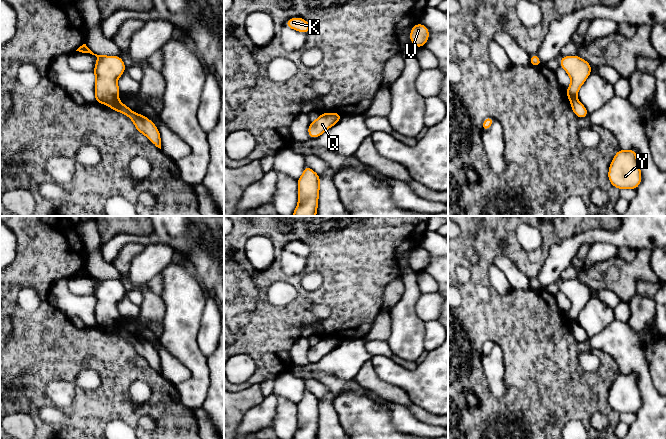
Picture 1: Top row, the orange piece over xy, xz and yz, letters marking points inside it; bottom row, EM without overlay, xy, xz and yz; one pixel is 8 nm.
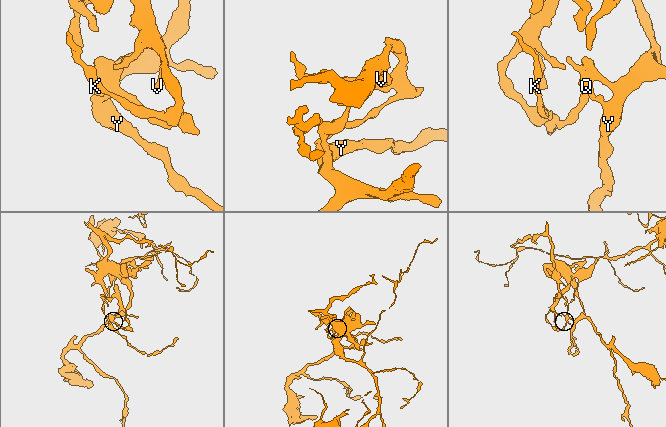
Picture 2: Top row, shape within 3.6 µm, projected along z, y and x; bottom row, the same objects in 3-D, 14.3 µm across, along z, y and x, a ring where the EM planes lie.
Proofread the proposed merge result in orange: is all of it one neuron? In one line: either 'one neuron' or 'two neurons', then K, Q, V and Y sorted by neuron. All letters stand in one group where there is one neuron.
two neurons; K V / Q Y

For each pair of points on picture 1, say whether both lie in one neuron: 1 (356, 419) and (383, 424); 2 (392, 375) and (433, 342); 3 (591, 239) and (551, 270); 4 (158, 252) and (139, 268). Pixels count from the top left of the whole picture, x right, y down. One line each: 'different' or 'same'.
1: same
2: different
3: same
4: same

